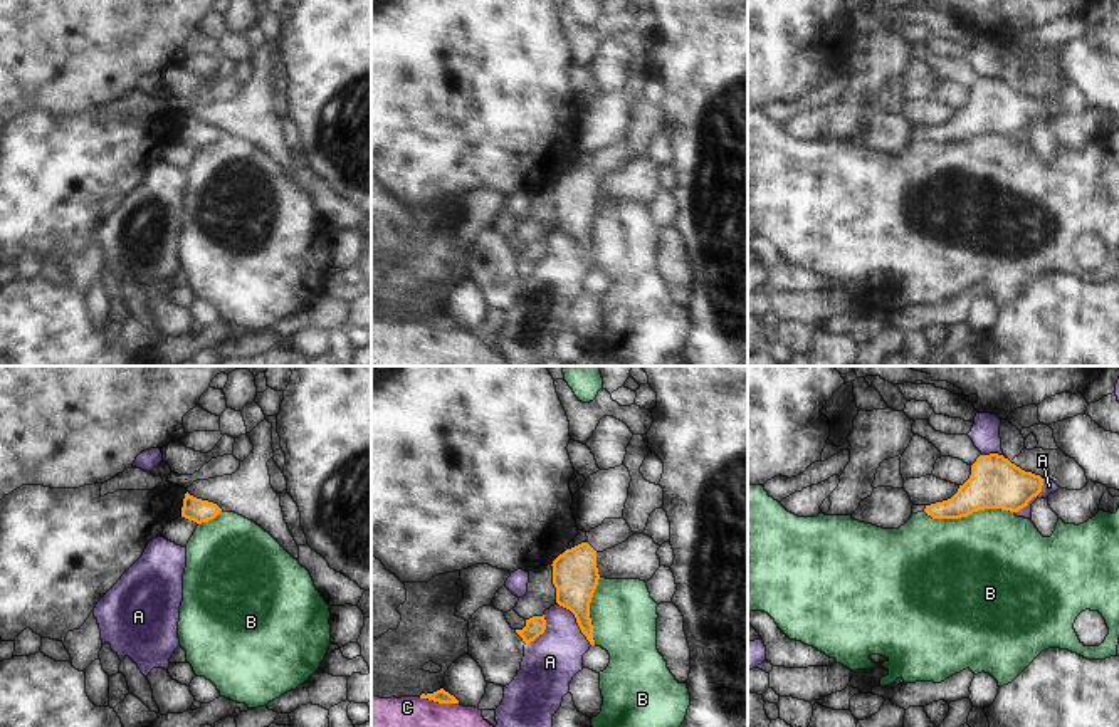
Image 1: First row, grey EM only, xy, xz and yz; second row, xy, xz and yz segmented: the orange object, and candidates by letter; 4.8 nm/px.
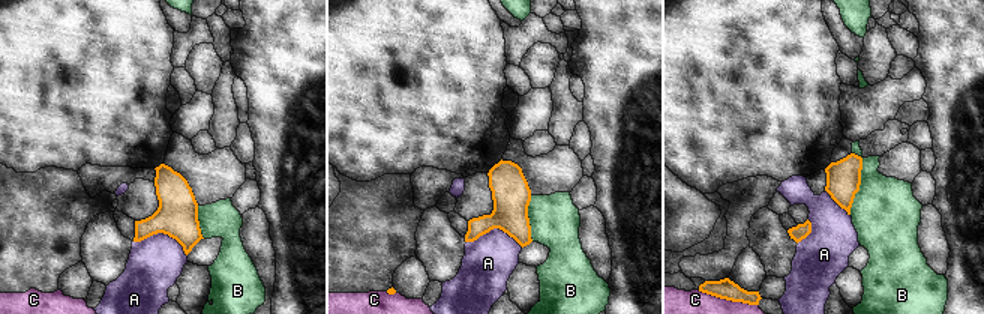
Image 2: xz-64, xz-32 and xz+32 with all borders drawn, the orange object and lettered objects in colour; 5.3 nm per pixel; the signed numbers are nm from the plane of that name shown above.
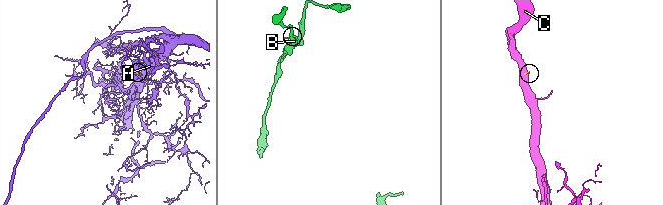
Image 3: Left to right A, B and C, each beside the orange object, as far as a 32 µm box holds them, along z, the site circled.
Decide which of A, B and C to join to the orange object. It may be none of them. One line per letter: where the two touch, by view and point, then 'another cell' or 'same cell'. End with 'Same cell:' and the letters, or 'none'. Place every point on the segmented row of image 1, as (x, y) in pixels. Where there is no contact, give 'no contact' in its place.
A: contact xz (577, 622); another cell
B: contact yz (970, 512); another cell
C: contact xz (439, 702); another cell
Same cell: none

